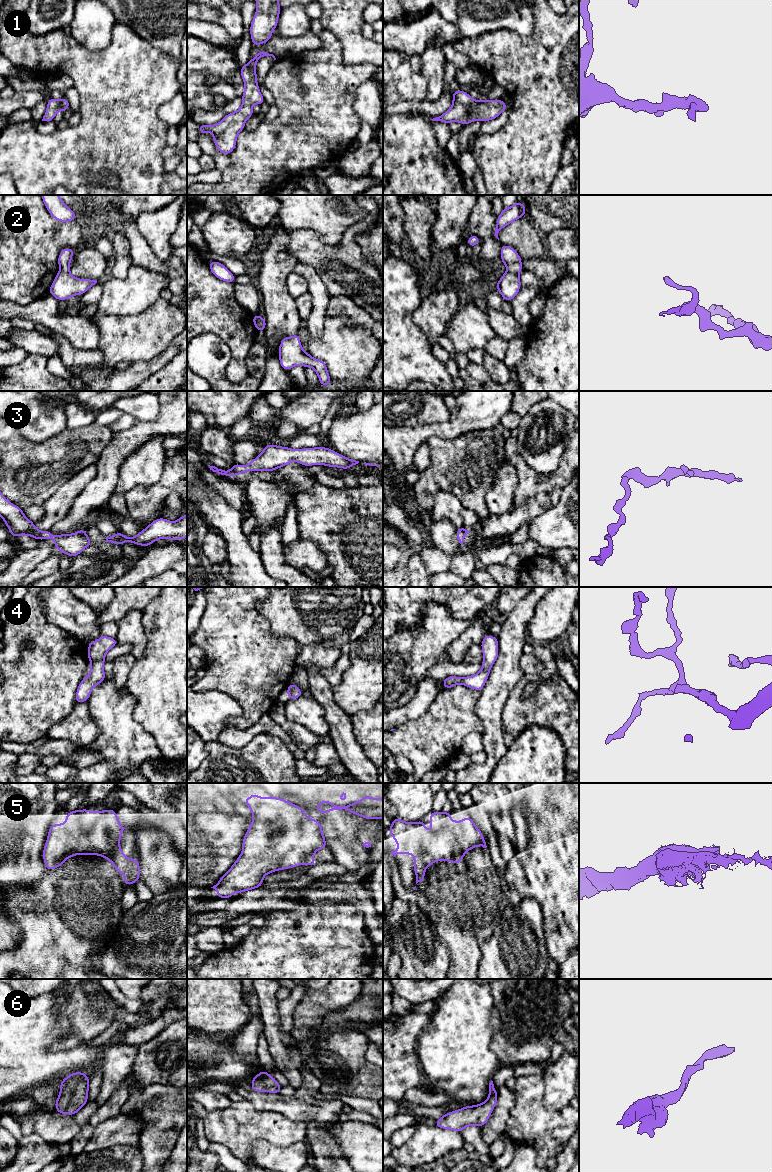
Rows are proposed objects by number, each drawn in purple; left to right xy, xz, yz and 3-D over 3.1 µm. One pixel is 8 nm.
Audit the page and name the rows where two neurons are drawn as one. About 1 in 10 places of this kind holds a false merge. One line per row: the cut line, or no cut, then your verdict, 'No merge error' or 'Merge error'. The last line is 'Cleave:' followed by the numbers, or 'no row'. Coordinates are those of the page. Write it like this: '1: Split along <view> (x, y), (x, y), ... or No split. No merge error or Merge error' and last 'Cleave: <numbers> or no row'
1: No split. No merge error
2: No split. No merge error
3: No split. No merge error
4: No split. No merge error
5: No split. No merge error
6: No split. No merge error
Cleave: no row

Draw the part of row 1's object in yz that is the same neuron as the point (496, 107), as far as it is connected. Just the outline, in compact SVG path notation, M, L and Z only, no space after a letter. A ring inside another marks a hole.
M457 90L452 95L453 104L444 114L431 119L432 121L460 122L467 125L480 120L482 122L496 119L507 108L507 104L501 100L478 101L473 99L467 92Z

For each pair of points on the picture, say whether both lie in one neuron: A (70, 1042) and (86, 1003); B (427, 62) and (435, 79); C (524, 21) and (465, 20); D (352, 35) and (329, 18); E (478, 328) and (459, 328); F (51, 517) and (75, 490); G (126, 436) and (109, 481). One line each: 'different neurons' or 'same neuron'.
A: same neuron
B: same neuron
C: same neuron
D: same neuron
E: same neuron
F: same neuron
G: same neuron

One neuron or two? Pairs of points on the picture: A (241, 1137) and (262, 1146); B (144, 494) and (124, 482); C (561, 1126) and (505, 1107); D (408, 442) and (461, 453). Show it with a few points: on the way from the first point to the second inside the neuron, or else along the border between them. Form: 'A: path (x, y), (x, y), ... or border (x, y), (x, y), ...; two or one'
A: border (275, 1145), (254, 1140), (250, 1160); two
B: border (156, 482), (150, 486), (134, 486), (124, 495); two
C: border (514, 1089), (514, 1105), (509, 1112), (504, 1132); two
D: border (447, 438), (430, 436), (423, 442); two

